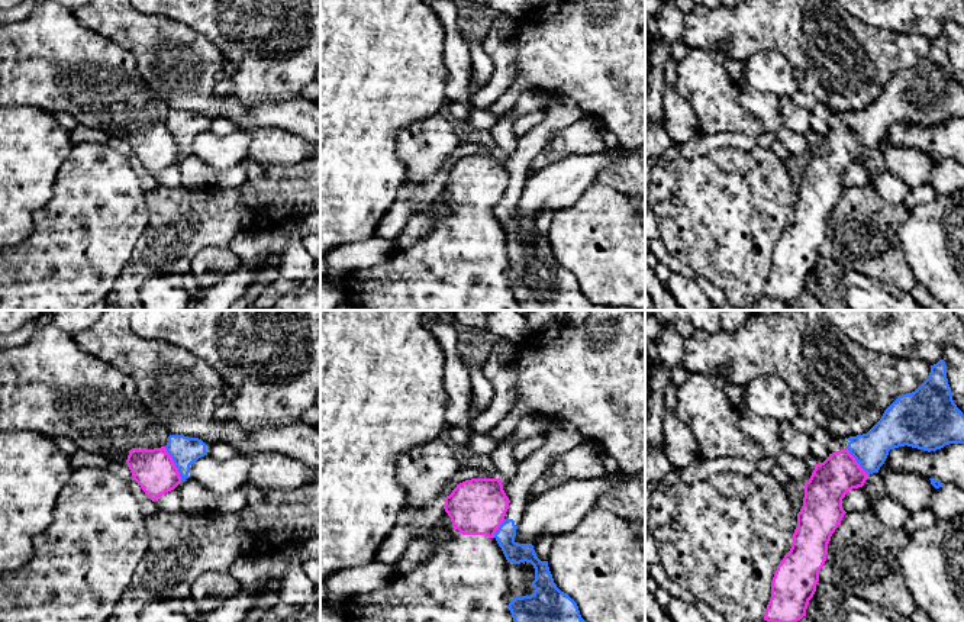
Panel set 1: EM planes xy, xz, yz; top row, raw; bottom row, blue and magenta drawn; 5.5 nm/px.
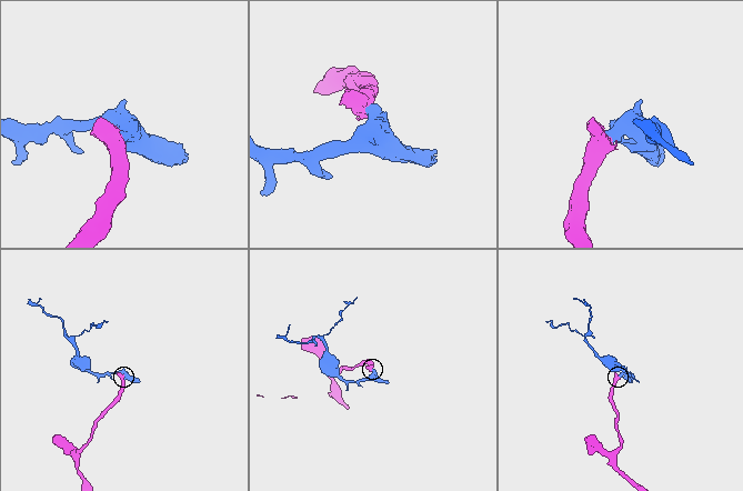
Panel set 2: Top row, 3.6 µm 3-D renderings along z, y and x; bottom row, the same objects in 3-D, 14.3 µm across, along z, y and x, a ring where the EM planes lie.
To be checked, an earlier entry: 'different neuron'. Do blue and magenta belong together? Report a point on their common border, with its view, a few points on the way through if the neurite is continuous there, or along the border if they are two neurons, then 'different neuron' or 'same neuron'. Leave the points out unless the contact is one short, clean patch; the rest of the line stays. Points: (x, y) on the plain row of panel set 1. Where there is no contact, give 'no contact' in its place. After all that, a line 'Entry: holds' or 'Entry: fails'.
contact xy (174, 138); border xy (164, 122), (181, 154); different neuron
Entry: holds

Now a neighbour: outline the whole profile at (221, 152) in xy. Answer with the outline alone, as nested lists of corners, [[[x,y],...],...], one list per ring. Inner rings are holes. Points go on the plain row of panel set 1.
[[[238,128],[225,136],[204,130],[193,139],[188,154],[216,171],[228,170],[245,159],[251,141],[251,135]]]

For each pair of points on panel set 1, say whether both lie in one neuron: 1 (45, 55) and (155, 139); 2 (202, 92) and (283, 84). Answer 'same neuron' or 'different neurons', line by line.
1: same neuron
2: different neurons

